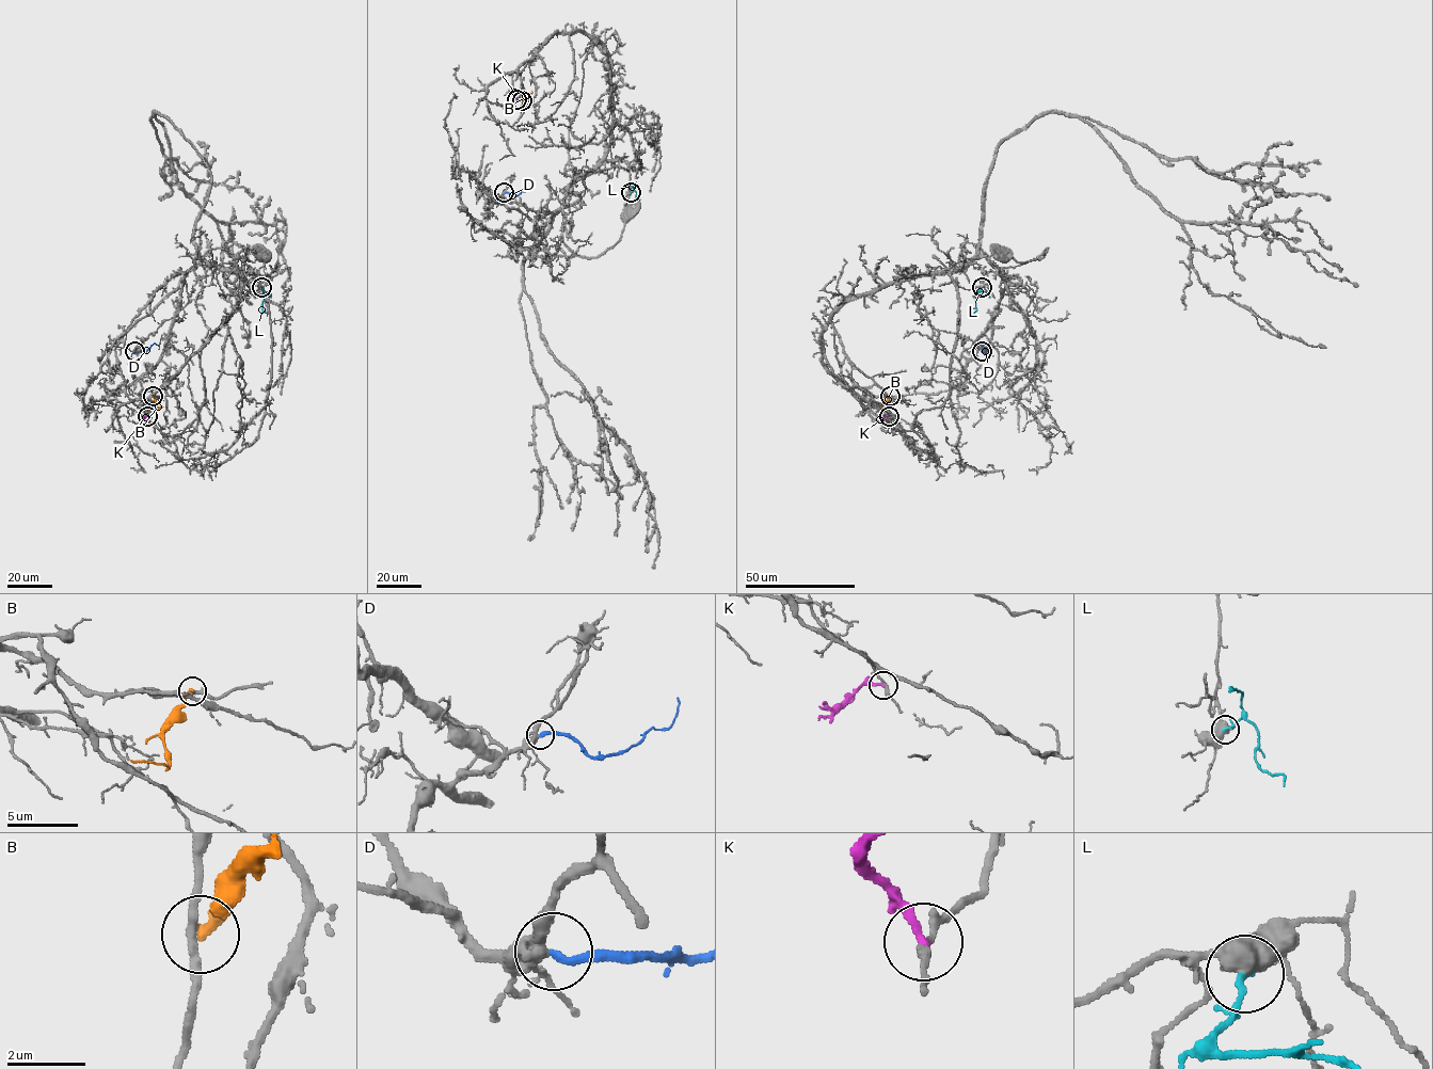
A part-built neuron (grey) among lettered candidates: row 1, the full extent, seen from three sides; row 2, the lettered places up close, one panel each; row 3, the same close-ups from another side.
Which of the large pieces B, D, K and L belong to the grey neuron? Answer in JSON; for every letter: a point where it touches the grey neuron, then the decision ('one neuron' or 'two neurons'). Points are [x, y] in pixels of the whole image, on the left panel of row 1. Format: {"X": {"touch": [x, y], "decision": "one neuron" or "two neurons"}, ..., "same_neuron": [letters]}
{"B": {"touch": [153, 396], "decision": "two neurons"}, "D": {"touch": [134, 351], "decision": "one neuron"}, "K": {"touch": [147, 416], "decision": "two neurons"}, "L": {"touch": [261, 287], "decision": "two neurons"}, "same_neuron": ["D"]}

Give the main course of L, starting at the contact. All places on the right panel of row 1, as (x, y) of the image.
L: (982, 287), (975, 297), (976, 308), (971, 316)

